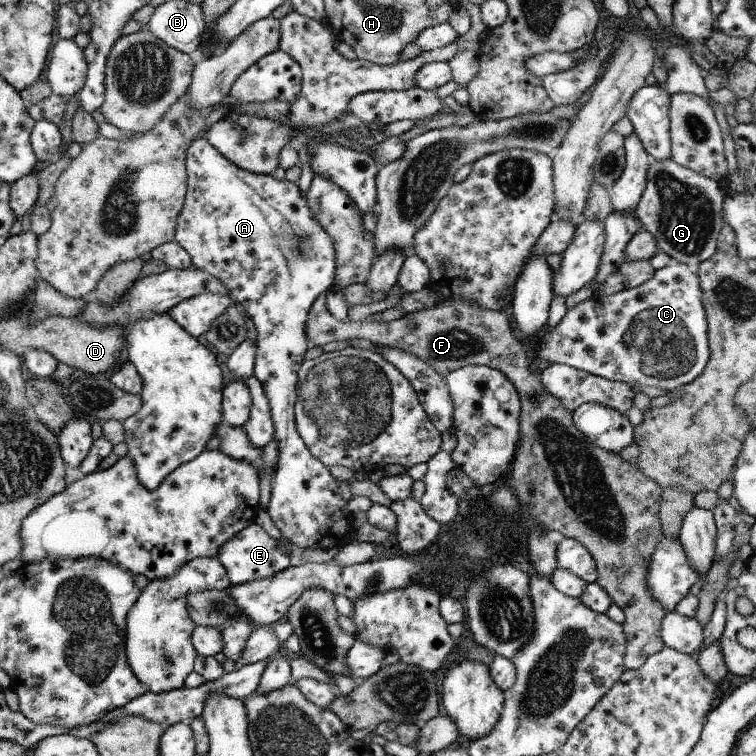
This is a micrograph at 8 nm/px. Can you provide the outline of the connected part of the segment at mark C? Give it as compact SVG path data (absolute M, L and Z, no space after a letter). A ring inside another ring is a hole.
M673 261L640 286L589 297L567 309L564 318L552 330L546 329L532 353L548 364L565 364L608 380L675 392L698 378L709 361L707 316L698 273L682 262Z

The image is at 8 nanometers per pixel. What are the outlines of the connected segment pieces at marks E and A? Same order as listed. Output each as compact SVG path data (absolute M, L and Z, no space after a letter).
M254 522L241 530L232 540L225 542L216 557L221 559L222 566L228 571L230 582L235 585L270 578L290 567L288 550L282 548L282 543L274 539L269 531L266 532L262 526Z
M198 137L196 141L188 148L188 159L186 160L186 170L189 170L189 194L186 197L184 210L180 214L180 224L177 225L175 241L178 242L186 252L188 252L192 265L201 271L221 279L222 284L228 288L229 296L235 304L243 306L243 310L248 314L249 318L254 322L256 327L256 358L253 375L260 380L265 388L268 402L273 412L273 422L276 426L276 436L273 440L278 440L278 458L277 465L273 471L273 480L271 481L271 497L267 508L267 512L272 522L281 532L283 541L290 545L299 546L300 548L311 548L312 550L320 548L320 550L328 550L336 545L343 545L355 539L356 530L353 527L353 515L348 510L348 501L345 501L340 493L339 482L334 480L334 476L330 474L327 466L313 454L306 446L305 441L297 431L296 423L296 404L297 404L297 387L300 382L300 370L304 364L304 354L309 349L307 335L307 323L309 322L309 312L313 308L313 302L317 300L322 292L327 292L332 288L334 282L334 270L336 270L336 250L334 250L334 242L332 238L322 230L322 226L318 224L317 217L313 213L312 207L308 203L308 198L302 194L301 187L286 180L278 180L274 175L257 175L247 170L242 170L236 166L230 159L209 142L209 139Z

